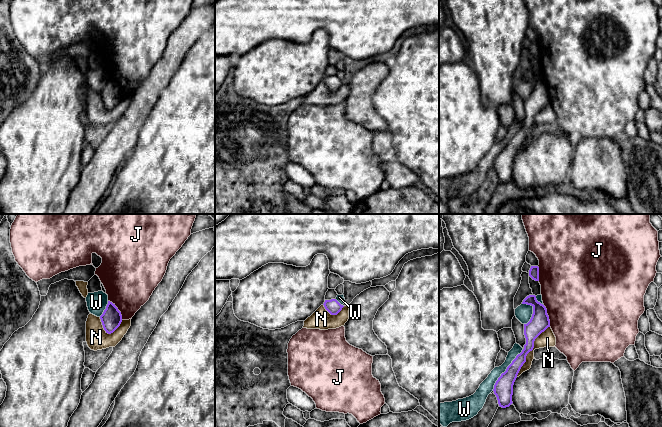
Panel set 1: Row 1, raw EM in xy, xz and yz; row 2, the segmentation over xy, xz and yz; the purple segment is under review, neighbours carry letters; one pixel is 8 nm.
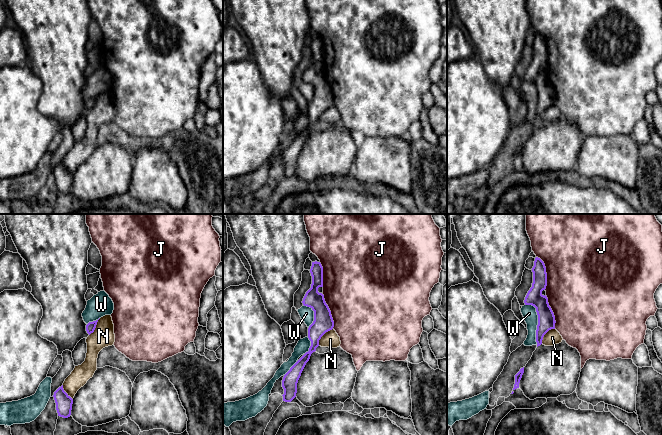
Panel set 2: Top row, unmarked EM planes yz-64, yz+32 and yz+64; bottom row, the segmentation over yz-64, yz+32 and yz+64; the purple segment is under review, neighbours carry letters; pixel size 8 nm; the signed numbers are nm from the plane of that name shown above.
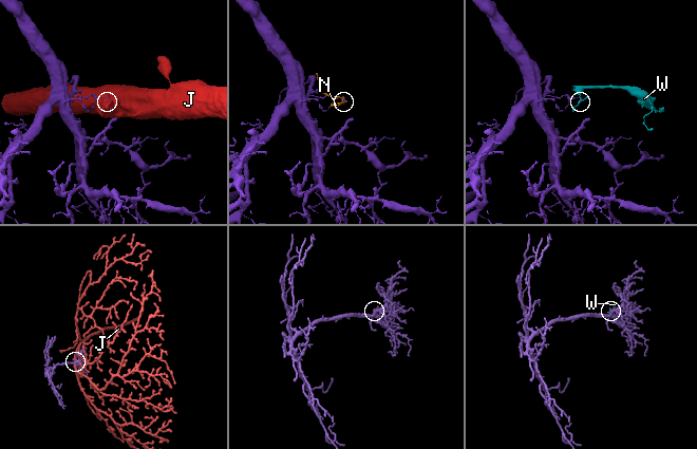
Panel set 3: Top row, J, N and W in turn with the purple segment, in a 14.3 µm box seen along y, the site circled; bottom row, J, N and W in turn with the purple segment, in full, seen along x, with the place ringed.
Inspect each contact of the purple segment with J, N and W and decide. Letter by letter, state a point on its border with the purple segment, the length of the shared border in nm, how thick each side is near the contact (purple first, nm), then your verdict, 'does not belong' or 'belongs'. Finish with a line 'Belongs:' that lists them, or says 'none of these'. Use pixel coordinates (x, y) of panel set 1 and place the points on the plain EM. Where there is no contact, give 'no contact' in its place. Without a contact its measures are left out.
J: xy (117, 85) | 200 nm | 160/420 nm | does not belong
N: yz (530, 126) | 480 nm | 160/130 nm | does not belong
W: yz (506, 146) | 420 nm | 160/110 nm | does not belong
Belongs: none of these

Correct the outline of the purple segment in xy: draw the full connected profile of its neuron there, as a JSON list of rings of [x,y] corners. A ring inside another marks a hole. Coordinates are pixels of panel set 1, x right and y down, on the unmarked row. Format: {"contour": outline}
{"contour": [[[108,77],[106,85],[100,92],[102,101],[106,109],[113,109],[122,98],[122,91],[118,84],[112,78]]]}

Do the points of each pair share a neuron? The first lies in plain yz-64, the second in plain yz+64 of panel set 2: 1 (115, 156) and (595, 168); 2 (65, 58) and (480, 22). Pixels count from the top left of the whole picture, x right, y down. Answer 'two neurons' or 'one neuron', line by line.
1: one neuron
2: one neuron

